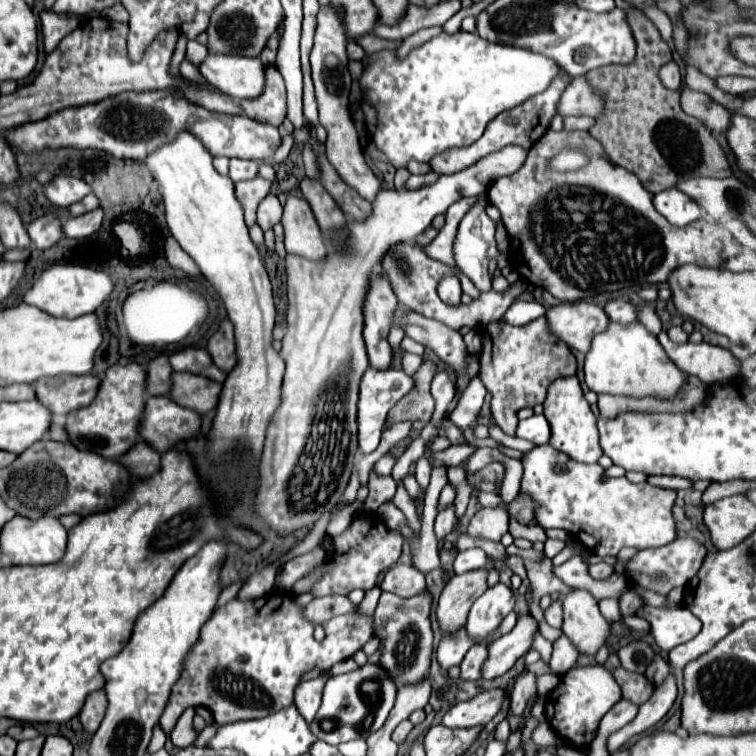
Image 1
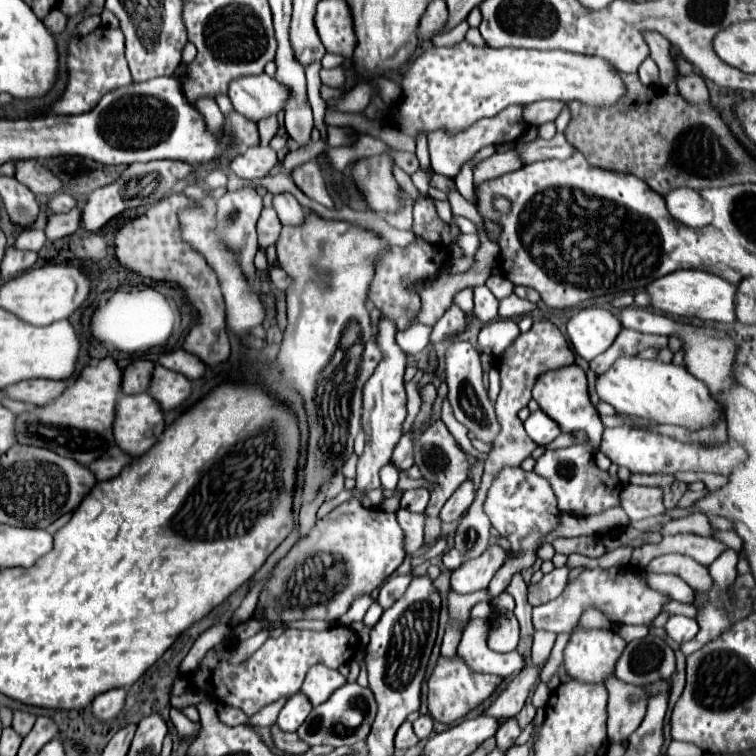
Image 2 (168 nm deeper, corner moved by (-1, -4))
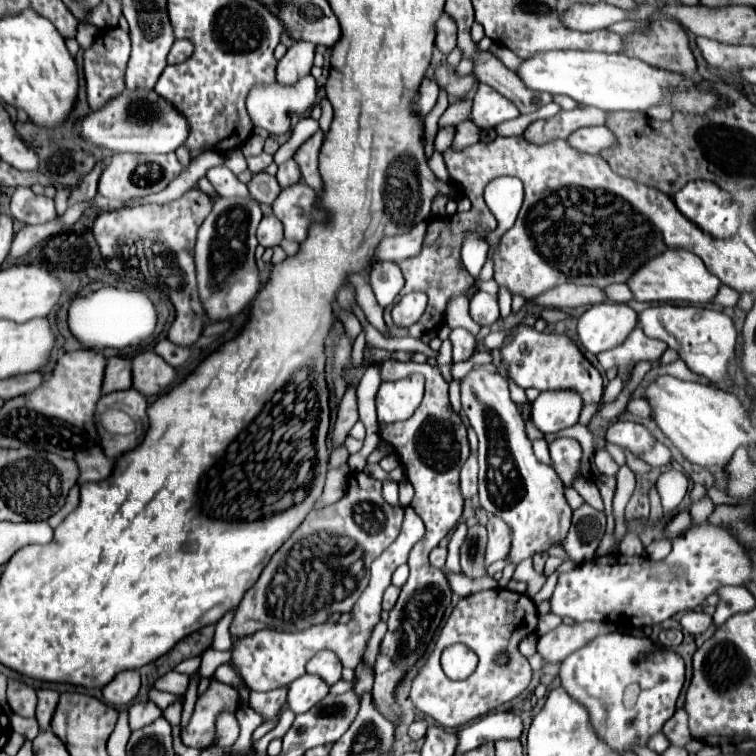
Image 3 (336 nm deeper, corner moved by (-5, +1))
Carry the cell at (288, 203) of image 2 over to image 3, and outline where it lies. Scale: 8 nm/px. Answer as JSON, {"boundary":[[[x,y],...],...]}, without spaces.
{"boundary":[[[288,160],[284,162],[282,166],[278,166],[278,174],[276,174],[276,180],[280,184],[280,188],[288,188],[288,186],[294,186],[300,182],[300,170],[298,170],[298,164],[294,160]]]}

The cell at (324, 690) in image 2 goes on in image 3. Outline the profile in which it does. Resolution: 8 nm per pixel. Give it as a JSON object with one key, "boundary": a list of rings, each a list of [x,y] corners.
{"boundary":[[[322,650],[322,654],[314,656],[306,664],[306,672],[320,676],[328,686],[334,686],[342,678],[342,664],[338,662],[336,654],[330,654],[328,650]]]}

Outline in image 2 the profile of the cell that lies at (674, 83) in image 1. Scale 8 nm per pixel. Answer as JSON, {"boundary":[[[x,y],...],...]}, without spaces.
{"boundary":[[[642,31],[642,37],[646,39],[648,47],[650,47],[650,57],[656,61],[656,65],[660,67],[660,77],[662,77],[662,83],[668,87],[672,83],[672,73],[674,73],[674,63],[668,55],[668,49],[670,49],[670,43],[658,35],[656,31]]]}

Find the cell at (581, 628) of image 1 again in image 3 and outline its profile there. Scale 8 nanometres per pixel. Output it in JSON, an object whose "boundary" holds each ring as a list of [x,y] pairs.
{"boundary":[[[620,632],[602,634],[590,640],[580,650],[572,652],[568,658],[562,660],[560,666],[560,680],[568,694],[572,694],[574,700],[582,702],[590,712],[590,722],[602,734],[604,742],[610,742],[618,752],[630,750],[632,744],[646,744],[652,734],[662,730],[664,722],[672,718],[676,710],[676,700],[684,684],[684,660],[674,650],[658,650],[658,654],[650,654],[646,662],[636,662],[650,650],[650,638],[636,638]]]}

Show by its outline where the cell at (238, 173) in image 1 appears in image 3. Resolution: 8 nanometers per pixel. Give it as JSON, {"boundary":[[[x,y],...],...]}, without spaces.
{"boundary":[[[262,152],[262,154],[258,154],[258,156],[246,158],[246,162],[248,162],[248,170],[252,170],[252,172],[262,172],[262,170],[272,162],[272,156],[266,154],[266,152]]]}

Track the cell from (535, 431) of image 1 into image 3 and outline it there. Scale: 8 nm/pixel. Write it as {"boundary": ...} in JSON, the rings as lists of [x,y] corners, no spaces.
{"boundary":[[[542,392],[532,402],[532,422],[542,434],[550,434],[574,426],[578,422],[580,410],[582,404],[578,402],[578,394]]]}

